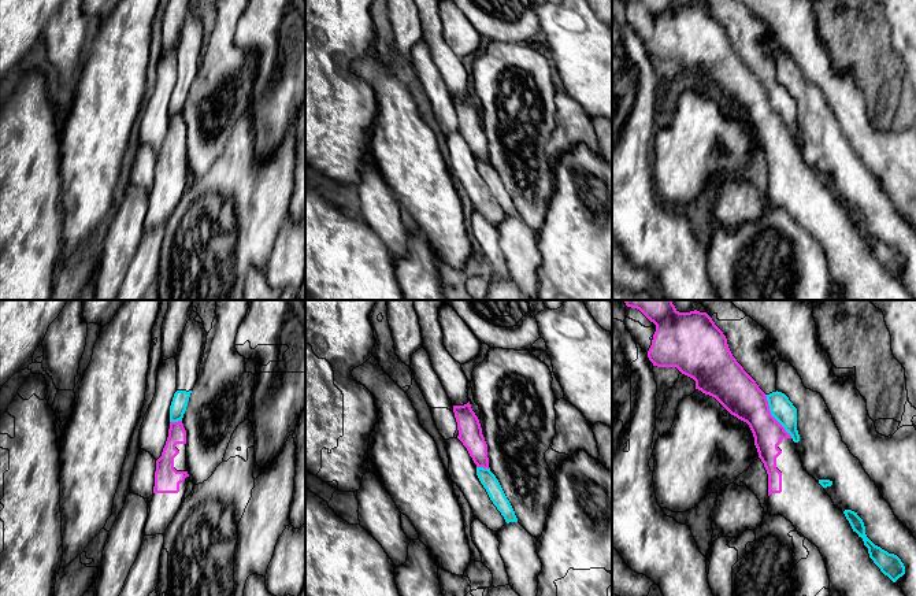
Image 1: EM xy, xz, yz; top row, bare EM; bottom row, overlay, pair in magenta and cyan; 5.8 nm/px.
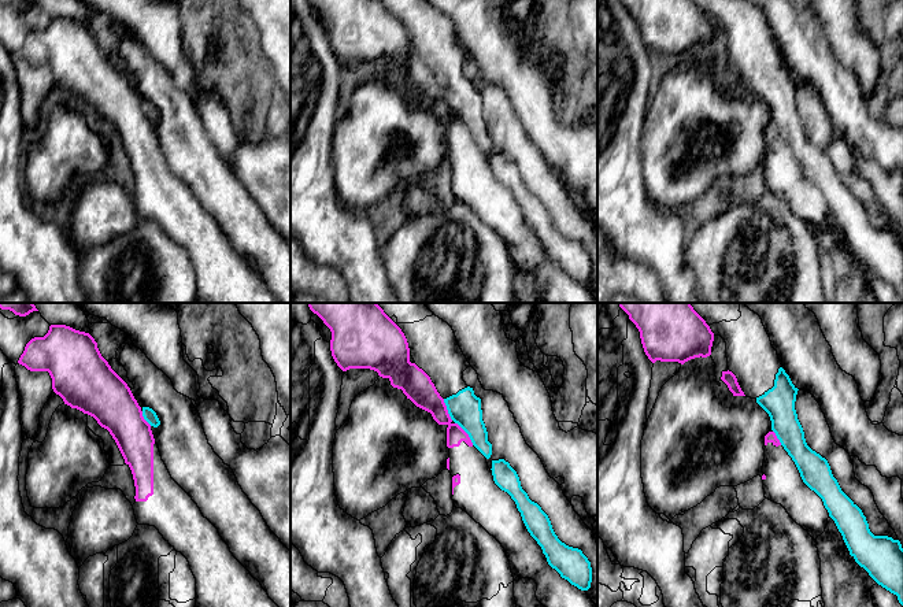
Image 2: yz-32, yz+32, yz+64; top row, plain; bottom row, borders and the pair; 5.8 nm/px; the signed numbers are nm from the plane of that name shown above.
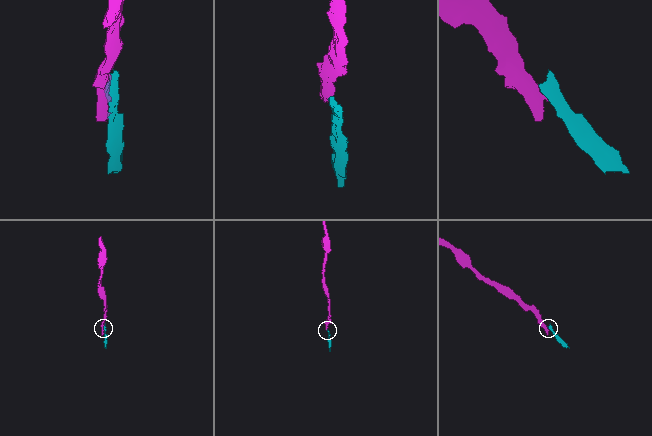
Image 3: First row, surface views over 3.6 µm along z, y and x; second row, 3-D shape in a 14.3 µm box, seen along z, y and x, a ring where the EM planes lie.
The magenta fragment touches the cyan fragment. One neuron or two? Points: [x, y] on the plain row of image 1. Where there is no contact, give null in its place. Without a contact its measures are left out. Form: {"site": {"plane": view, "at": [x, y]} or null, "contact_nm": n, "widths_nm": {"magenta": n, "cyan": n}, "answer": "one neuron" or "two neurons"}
{"site": {"plane": "yz", "at": [772, 110]}, "contact_nm": 300, "widths_nm": {"magenta": 240, "cyan": 140}, "answer": "two neurons"}

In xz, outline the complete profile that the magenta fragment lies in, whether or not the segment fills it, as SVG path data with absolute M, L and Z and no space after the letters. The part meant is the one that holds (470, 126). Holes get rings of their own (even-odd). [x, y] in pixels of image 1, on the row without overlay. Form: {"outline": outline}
{"outline": "M470 95L464 99L453 99L453 105L459 123L457 132L467 141L476 160L490 162L487 137L482 127L479 112L472 104Z"}

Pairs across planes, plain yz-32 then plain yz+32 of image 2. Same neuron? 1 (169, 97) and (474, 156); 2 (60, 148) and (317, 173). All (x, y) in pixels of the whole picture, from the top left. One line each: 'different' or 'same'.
1: different
2: different

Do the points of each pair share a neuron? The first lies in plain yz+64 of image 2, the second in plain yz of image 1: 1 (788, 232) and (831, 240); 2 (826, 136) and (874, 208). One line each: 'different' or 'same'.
1: different
2: same

